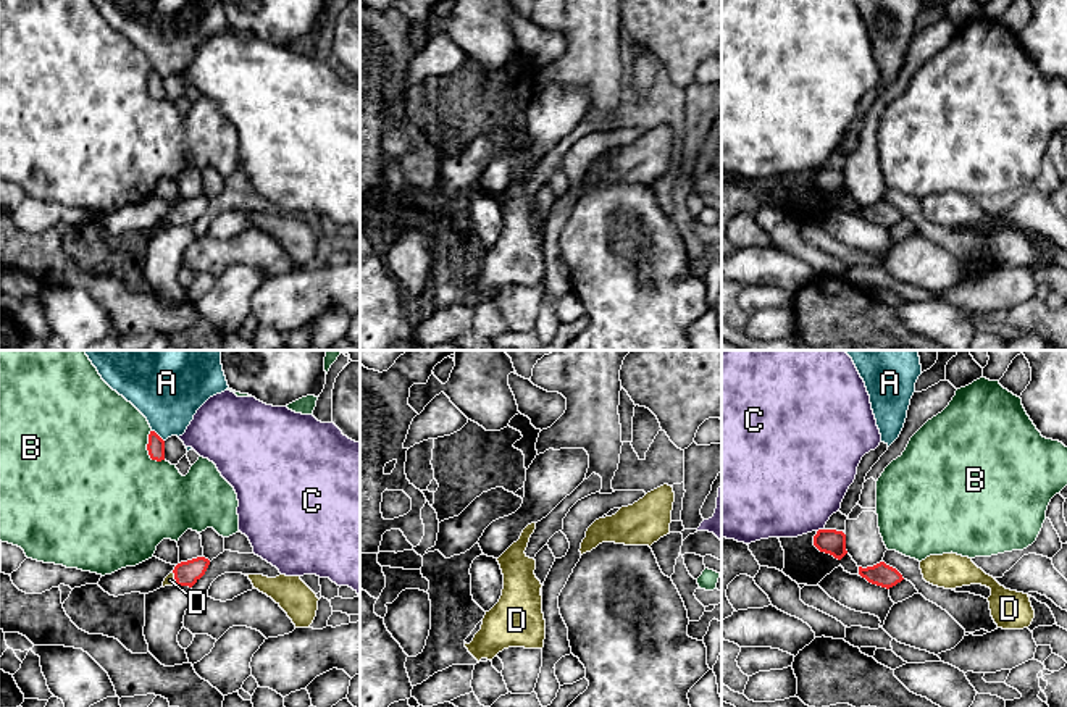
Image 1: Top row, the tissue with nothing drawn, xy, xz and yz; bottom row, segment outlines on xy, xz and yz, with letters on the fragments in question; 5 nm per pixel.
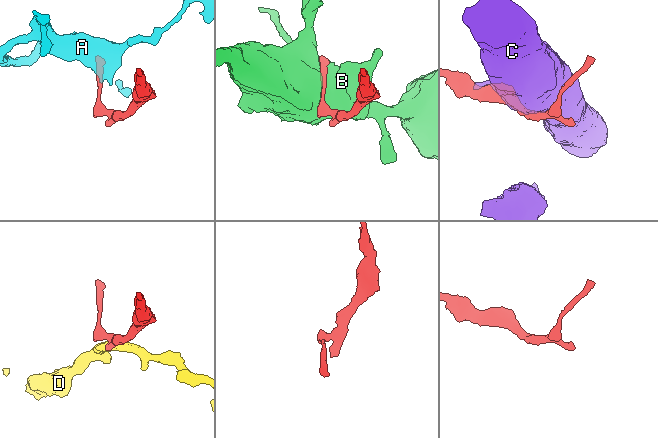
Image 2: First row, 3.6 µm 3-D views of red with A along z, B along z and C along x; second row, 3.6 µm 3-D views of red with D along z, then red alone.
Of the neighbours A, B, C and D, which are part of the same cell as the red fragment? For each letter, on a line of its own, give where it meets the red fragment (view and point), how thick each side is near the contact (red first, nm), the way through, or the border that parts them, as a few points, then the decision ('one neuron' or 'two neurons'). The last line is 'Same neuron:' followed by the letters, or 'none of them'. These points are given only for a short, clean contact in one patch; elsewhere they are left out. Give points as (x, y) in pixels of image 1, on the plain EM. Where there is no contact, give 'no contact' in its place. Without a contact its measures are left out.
A: meets red in xy at (159, 75); 90 nm thick on the red side, 320 nm on the other; two neurons
B: meets red in xy at (147, 87); 90 nm thick on the red side, 500 nm on the other; two neurons
C: meets red in yz at (819, 168); 130 nm thick on the red side, 480 nm on the other; two neurons
D: meets red in xy at (175, 217); 130 nm thick on the red side, 50 nm on the other; one neuron
Same neuron: D

